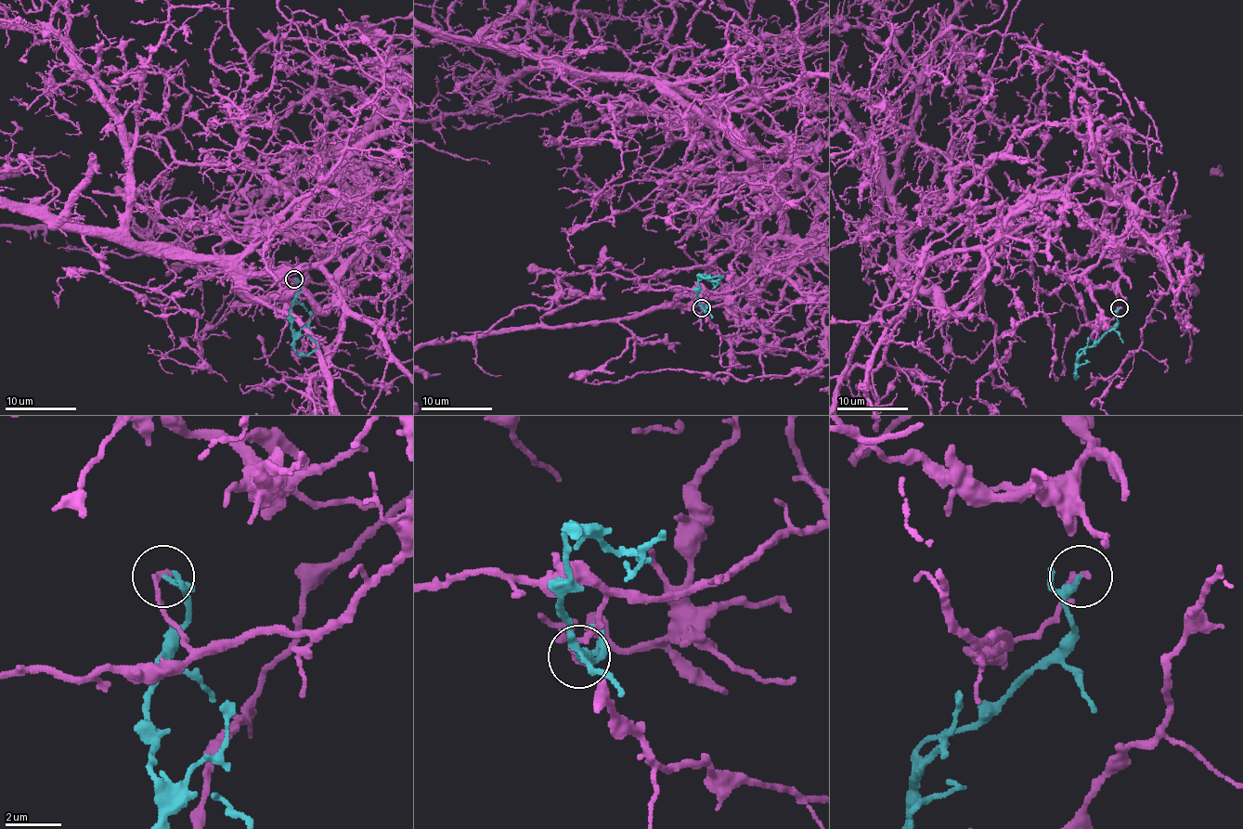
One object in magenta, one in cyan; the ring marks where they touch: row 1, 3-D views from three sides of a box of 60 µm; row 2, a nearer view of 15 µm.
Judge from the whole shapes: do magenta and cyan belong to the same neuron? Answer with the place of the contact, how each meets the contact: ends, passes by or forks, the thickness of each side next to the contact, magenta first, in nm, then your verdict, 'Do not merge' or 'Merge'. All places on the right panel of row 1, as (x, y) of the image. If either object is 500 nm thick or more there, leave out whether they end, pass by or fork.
Place: (1119, 308). At the ring magenta ends. At the ring cyan ends. Thickness 200 nm (magenta) against 200 nm. Do not merge

